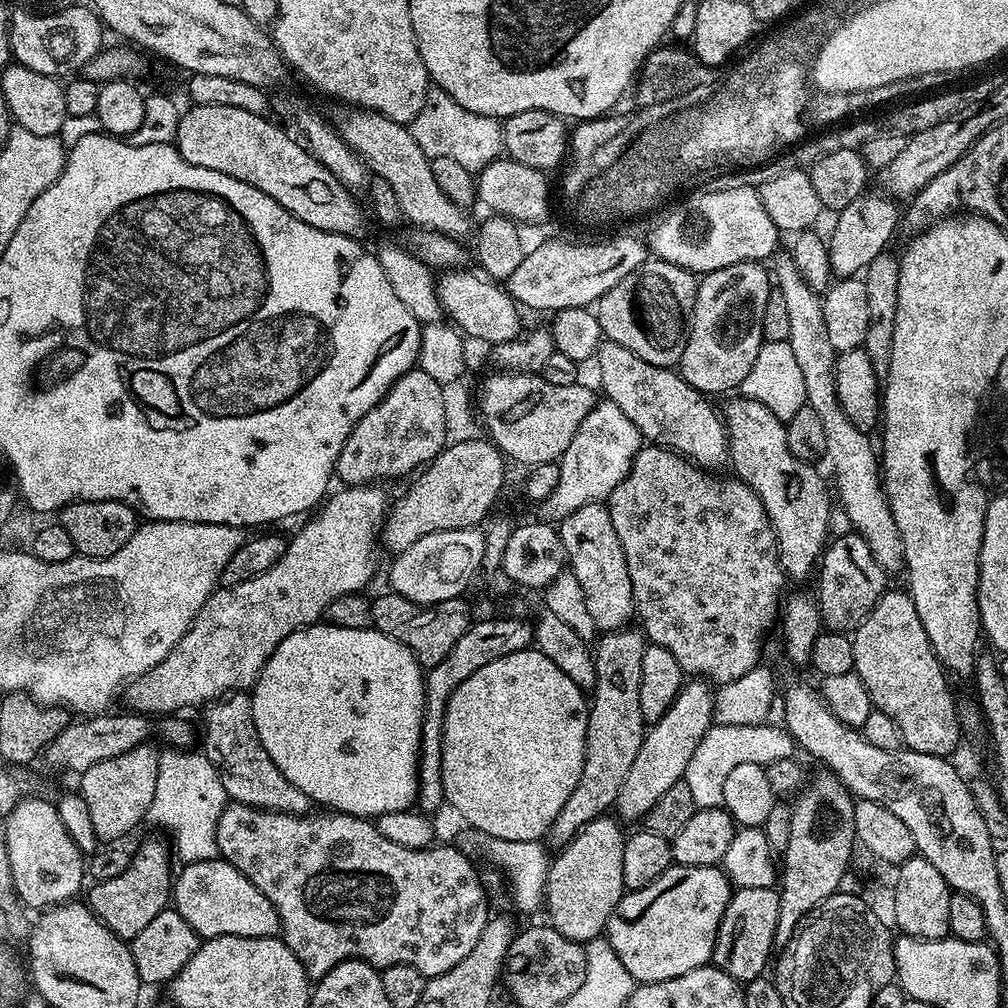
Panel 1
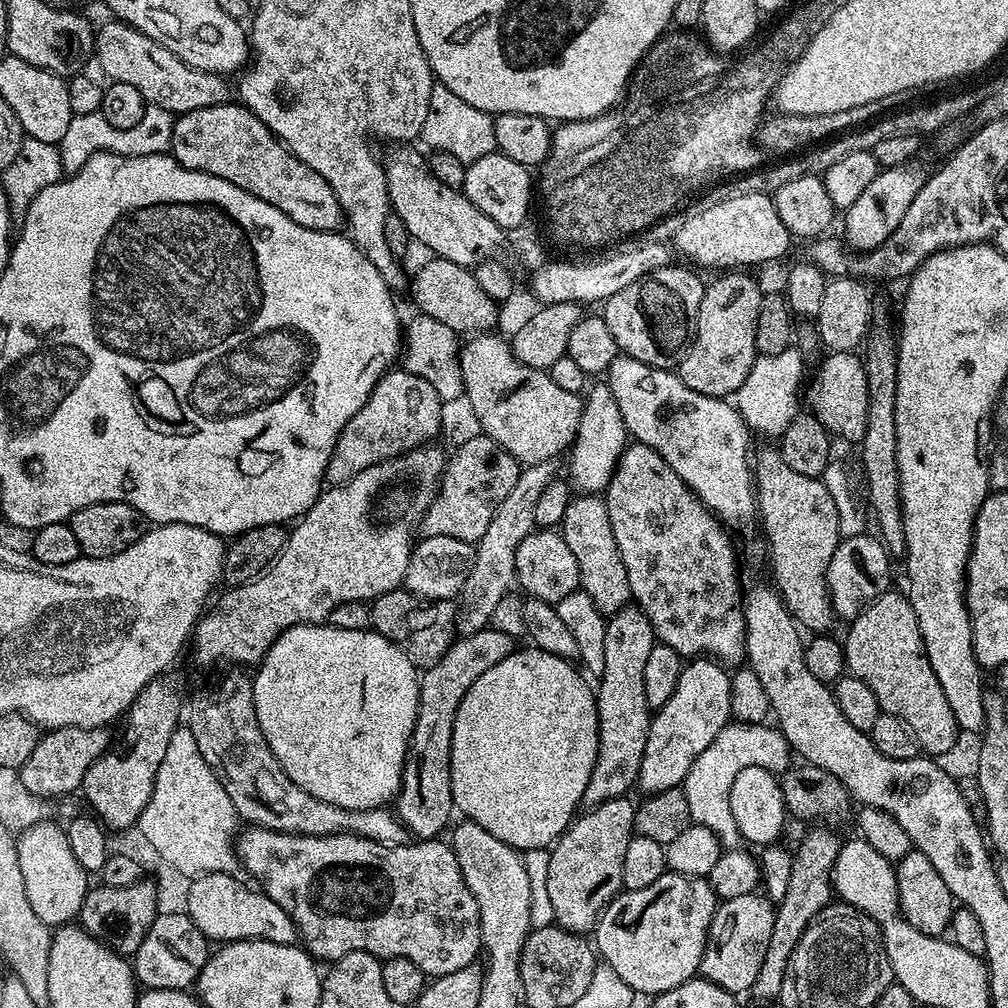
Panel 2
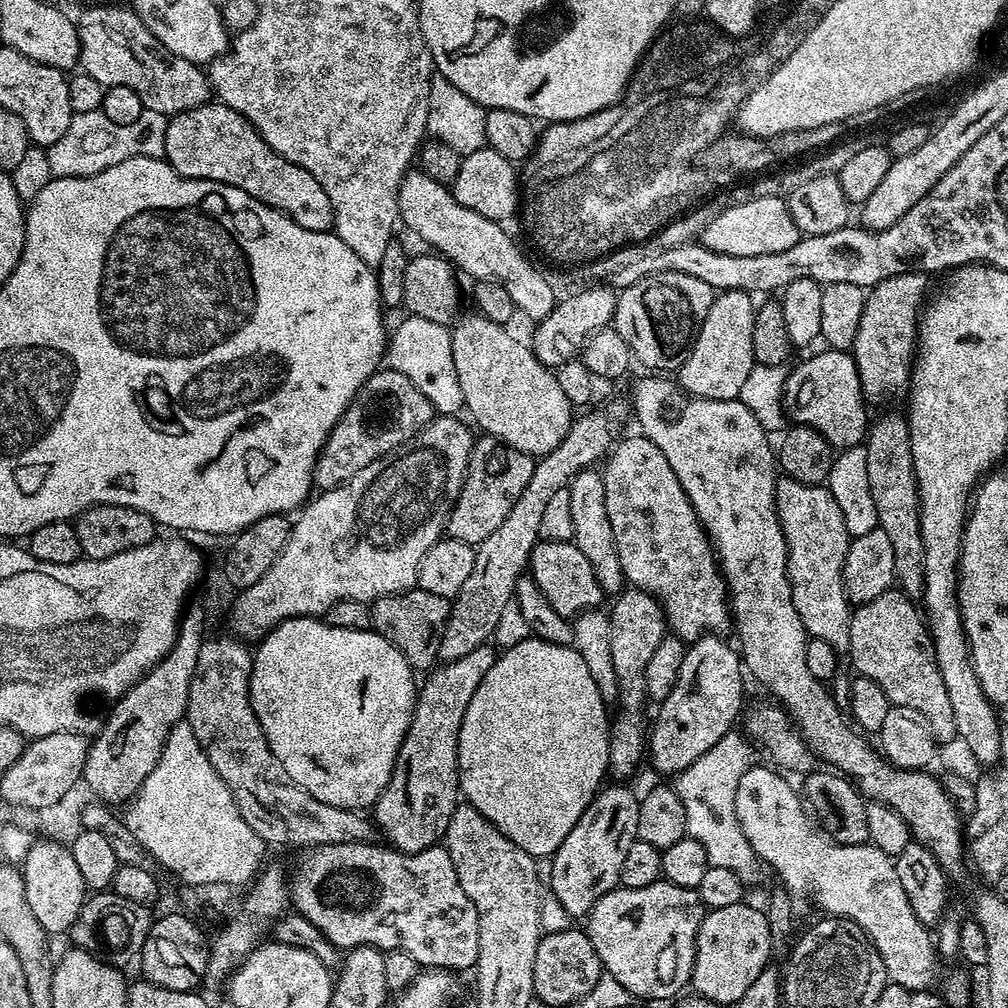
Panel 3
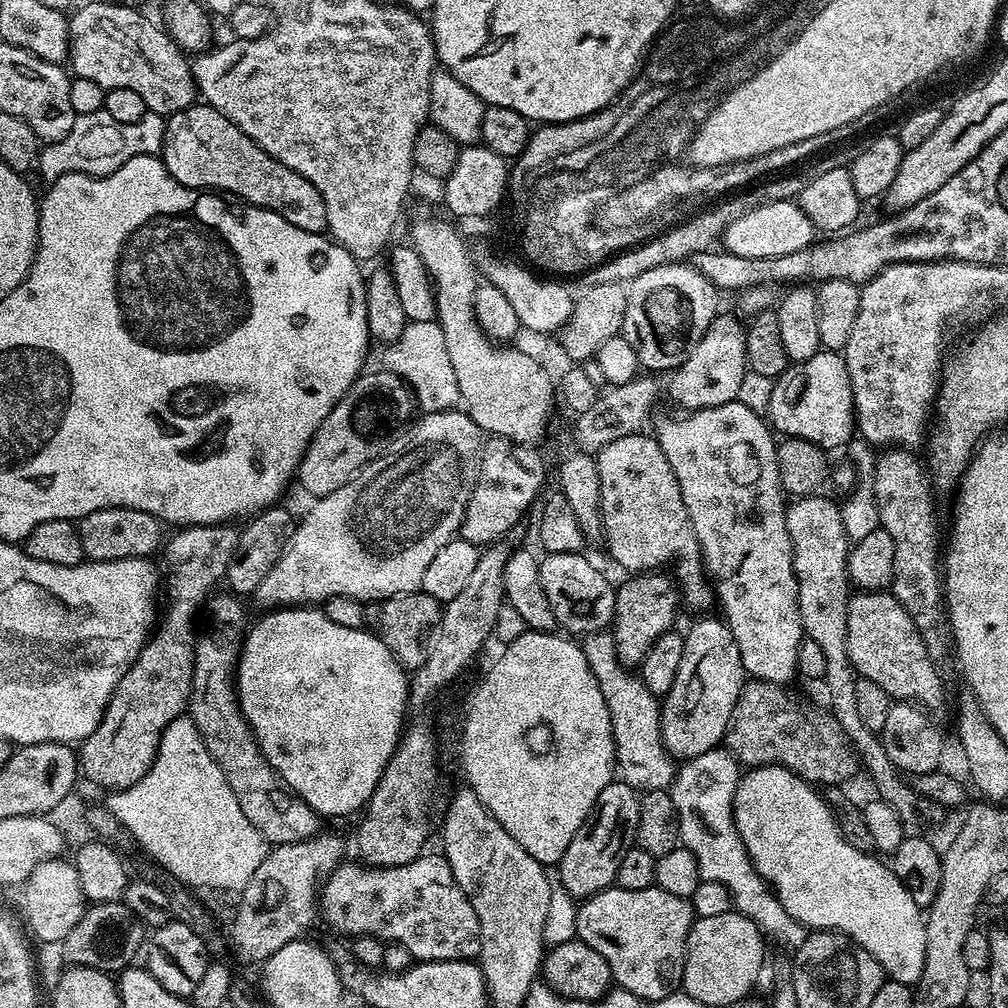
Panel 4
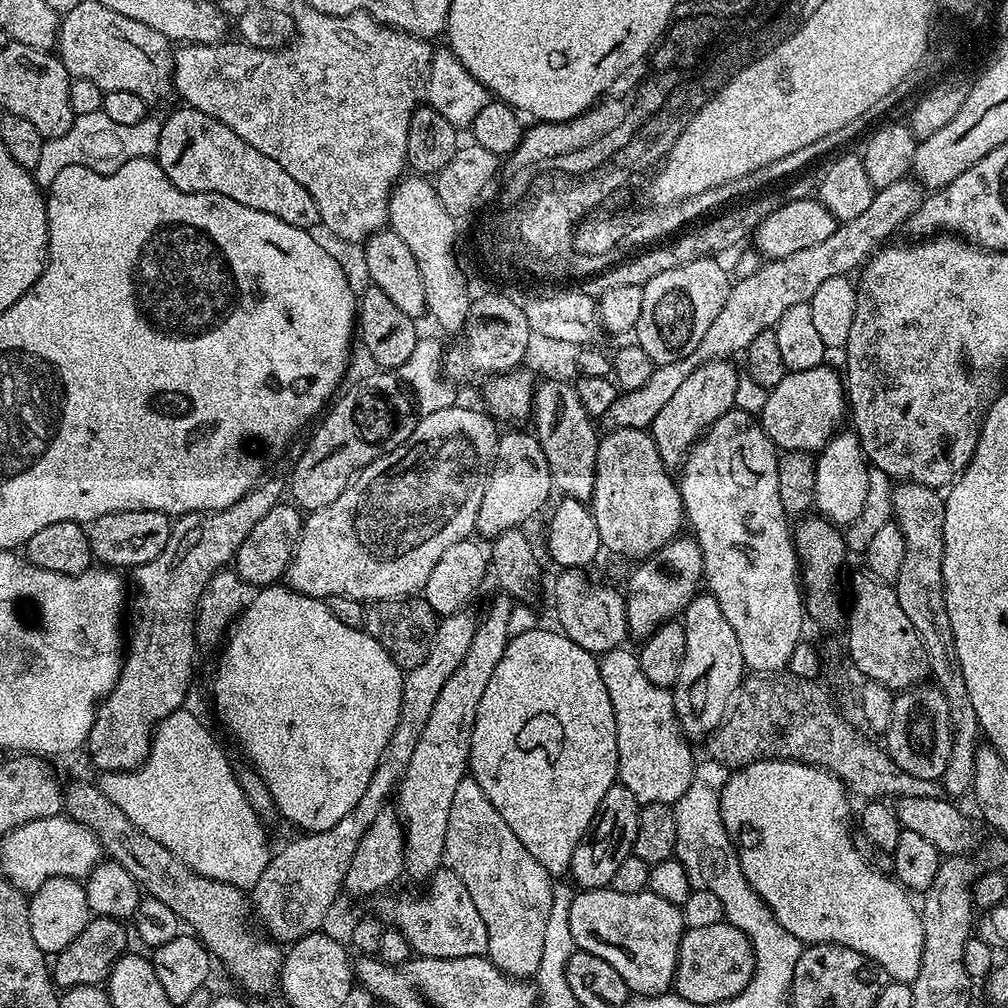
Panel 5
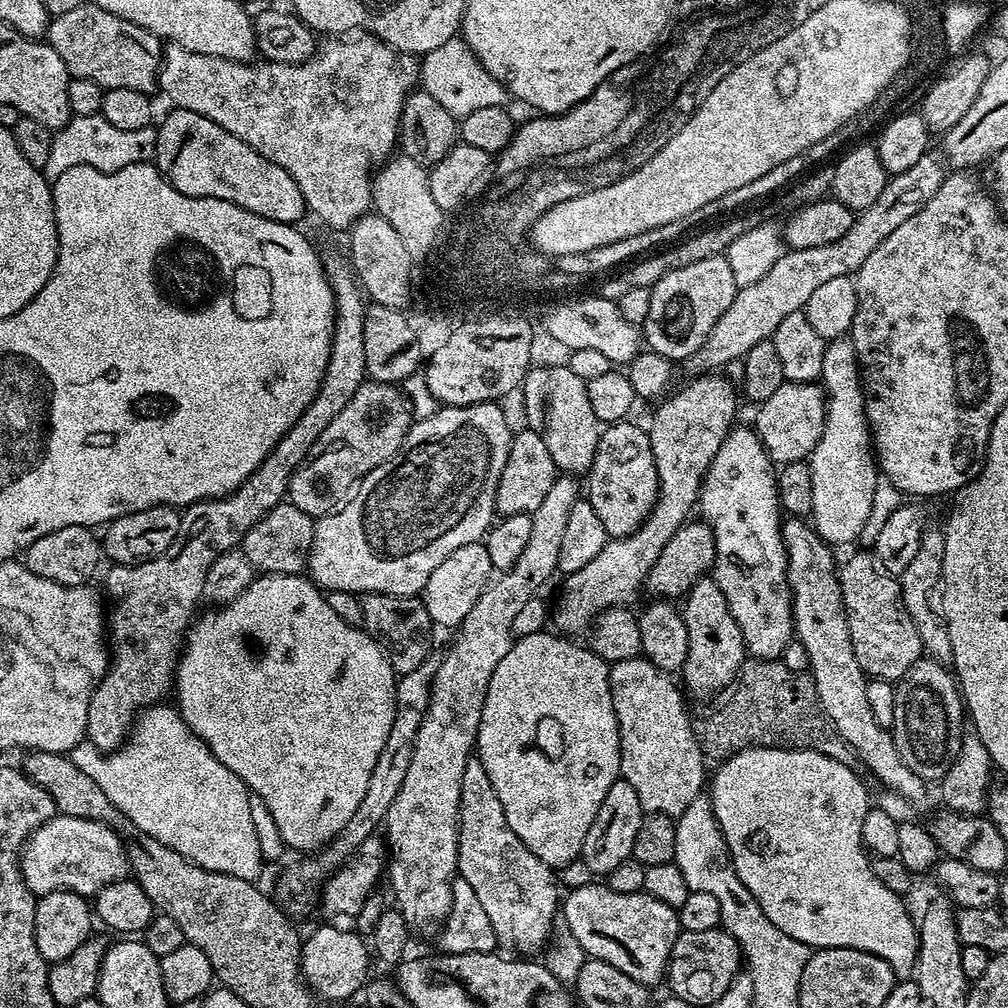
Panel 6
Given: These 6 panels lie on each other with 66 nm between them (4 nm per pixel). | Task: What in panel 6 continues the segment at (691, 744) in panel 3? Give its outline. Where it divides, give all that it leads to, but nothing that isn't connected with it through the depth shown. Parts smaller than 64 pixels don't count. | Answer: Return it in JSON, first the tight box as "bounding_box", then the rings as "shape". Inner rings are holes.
{"bounding_box":[682,578,746,697],"shape":[[[701,578],[688,591],[688,595],[682,600],[682,611],[686,622],[686,634],[690,634],[690,650],[686,654],[686,662],[682,669],[685,684],[683,687],[689,697],[715,697],[716,693],[736,679],[741,664],[745,663],[746,649],[742,630],[738,630],[738,622],[734,622],[730,606],[726,606],[726,594],[718,590],[716,581],[711,578]]]}

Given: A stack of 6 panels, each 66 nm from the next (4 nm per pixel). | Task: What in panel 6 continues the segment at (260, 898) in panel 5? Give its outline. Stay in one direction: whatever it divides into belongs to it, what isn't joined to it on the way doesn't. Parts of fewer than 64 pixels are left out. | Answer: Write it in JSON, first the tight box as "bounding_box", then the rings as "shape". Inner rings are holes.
{"bounding_box":[274,655,441,918],"shape":[[[429,655],[418,670],[403,673],[396,682],[396,705],[394,706],[394,726],[390,734],[386,734],[386,746],[382,746],[382,754],[378,754],[378,762],[374,762],[374,770],[370,773],[370,782],[366,786],[366,794],[358,810],[354,810],[354,818],[342,826],[342,830],[323,848],[315,854],[305,855],[293,868],[288,868],[280,876],[276,884],[274,900],[281,911],[289,917],[297,918],[303,912],[308,912],[318,904],[318,893],[322,885],[332,873],[346,863],[353,854],[366,842],[366,838],[377,835],[378,829],[388,817],[390,802],[394,802],[394,794],[402,786],[406,778],[406,770],[410,767],[410,754],[414,750],[414,738],[418,738],[418,726],[422,726],[422,718],[426,718],[426,706],[430,706],[432,683],[440,665],[441,657]]]}

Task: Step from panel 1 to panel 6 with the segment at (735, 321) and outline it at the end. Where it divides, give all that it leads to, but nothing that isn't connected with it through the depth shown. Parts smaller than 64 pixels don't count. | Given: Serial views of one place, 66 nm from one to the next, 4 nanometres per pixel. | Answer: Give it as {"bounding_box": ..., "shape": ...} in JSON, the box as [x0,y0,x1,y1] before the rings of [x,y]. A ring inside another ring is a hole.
{"bounding_box":[552,374,737,638],"shape":[[[709,374],[689,379],[685,388],[678,389],[676,393],[673,391],[657,403],[661,404],[657,406],[652,425],[647,425],[646,431],[654,454],[654,466],[658,470],[660,496],[638,531],[609,539],[598,558],[582,566],[582,570],[563,577],[564,589],[552,616],[557,633],[569,638],[579,637],[579,632],[587,633],[596,617],[607,608],[631,605],[636,591],[645,587],[650,566],[658,562],[658,554],[662,554],[666,542],[670,542],[670,538],[674,538],[674,534],[678,534],[681,526],[693,515],[691,512],[697,507],[700,487],[704,484],[710,462],[714,454],[718,454],[718,446],[722,446],[737,423],[737,389],[735,392],[731,382],[720,376],[723,375]]]}

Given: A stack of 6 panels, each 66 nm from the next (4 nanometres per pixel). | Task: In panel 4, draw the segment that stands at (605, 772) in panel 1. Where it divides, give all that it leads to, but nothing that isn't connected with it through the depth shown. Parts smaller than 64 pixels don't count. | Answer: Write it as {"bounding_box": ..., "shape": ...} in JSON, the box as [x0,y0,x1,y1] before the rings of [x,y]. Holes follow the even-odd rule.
{"bounding_box":[610,571,678,666],"shape":[[[667,571],[642,572],[627,577],[624,585],[616,588],[614,602],[614,618],[610,631],[620,663],[625,666],[638,666],[650,654],[650,646],[658,642],[664,632],[673,627],[676,620],[676,604],[678,608],[678,588]]]}

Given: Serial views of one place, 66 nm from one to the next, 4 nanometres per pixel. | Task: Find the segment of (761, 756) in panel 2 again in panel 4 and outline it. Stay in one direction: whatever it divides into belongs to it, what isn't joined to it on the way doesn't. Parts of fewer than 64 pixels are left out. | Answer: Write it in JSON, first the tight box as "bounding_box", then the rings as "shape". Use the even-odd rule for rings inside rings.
{"bounding_box":[670,748,794,934],"shape":[[[711,748],[706,754],[698,754],[698,758],[685,760],[677,767],[670,795],[678,814],[680,844],[694,854],[701,880],[726,886],[732,896],[732,908],[750,918],[761,932],[771,934],[793,927],[794,922],[790,914],[782,910],[778,898],[750,862],[732,820],[732,795],[740,785],[741,775],[741,765],[731,752]]]}

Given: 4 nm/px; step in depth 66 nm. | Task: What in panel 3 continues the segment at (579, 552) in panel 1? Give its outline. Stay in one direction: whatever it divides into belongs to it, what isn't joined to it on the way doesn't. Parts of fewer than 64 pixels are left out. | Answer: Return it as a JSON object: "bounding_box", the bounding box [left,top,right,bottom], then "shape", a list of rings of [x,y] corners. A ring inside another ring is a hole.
{"bounding_box":[567,467,625,594],"shape":[[[587,467],[577,472],[567,484],[570,494],[570,515],[574,522],[572,543],[586,554],[586,562],[594,570],[594,578],[598,578],[598,586],[605,594],[616,594],[625,587],[622,574],[622,562],[618,562],[618,550],[614,546],[614,530],[610,530],[610,517],[606,515],[606,486],[604,477],[595,467]]]}

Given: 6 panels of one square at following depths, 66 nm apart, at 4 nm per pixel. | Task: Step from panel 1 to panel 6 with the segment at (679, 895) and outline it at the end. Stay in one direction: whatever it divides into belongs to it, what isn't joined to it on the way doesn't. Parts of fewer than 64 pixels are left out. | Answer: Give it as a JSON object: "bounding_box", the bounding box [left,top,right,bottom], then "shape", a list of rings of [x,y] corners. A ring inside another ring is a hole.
{"bounding_box":[562,883,682,986],"shape":[[[607,883],[580,884],[572,893],[565,895],[562,900],[562,920],[566,929],[578,942],[578,946],[593,960],[610,962],[622,974],[630,974],[634,982],[655,986],[665,979],[668,970],[668,959],[674,942],[682,931],[677,909],[666,906],[666,902],[658,902],[658,898],[649,896],[647,892],[634,894],[618,894],[608,888]]]}

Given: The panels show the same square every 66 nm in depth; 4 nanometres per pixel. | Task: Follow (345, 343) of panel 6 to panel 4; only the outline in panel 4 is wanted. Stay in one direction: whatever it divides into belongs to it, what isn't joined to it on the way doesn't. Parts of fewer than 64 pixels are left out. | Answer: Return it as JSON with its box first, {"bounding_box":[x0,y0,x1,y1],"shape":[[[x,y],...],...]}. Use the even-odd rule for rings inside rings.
{"bounding_box":[78,524,240,790],"shape":[[[194,524],[181,527],[177,532],[180,533],[166,544],[166,588],[169,592],[168,605],[162,608],[162,619],[140,656],[112,691],[102,722],[98,722],[94,734],[86,737],[78,748],[83,775],[85,772],[103,790],[134,786],[134,782],[150,770],[166,726],[188,712],[198,635],[196,615],[199,612],[201,615],[216,580],[223,581],[227,577],[230,558],[240,537],[239,531],[228,524]]]}

